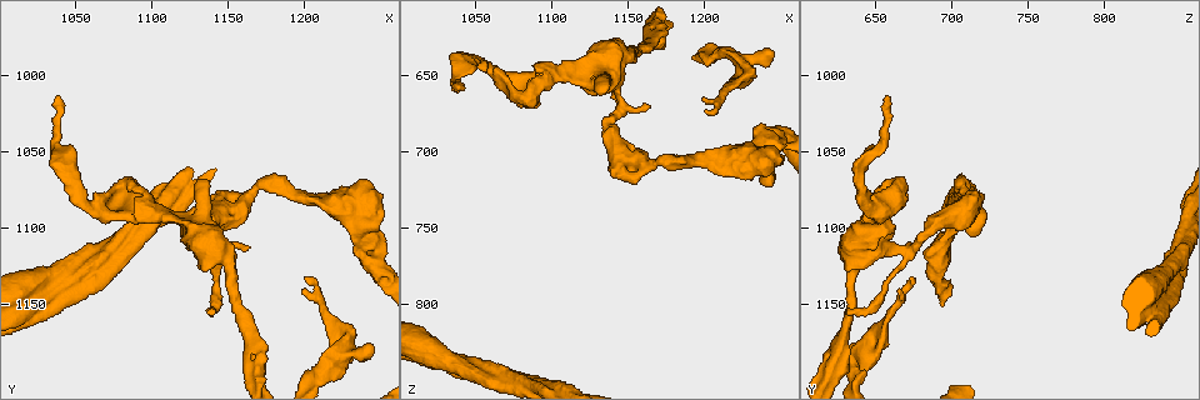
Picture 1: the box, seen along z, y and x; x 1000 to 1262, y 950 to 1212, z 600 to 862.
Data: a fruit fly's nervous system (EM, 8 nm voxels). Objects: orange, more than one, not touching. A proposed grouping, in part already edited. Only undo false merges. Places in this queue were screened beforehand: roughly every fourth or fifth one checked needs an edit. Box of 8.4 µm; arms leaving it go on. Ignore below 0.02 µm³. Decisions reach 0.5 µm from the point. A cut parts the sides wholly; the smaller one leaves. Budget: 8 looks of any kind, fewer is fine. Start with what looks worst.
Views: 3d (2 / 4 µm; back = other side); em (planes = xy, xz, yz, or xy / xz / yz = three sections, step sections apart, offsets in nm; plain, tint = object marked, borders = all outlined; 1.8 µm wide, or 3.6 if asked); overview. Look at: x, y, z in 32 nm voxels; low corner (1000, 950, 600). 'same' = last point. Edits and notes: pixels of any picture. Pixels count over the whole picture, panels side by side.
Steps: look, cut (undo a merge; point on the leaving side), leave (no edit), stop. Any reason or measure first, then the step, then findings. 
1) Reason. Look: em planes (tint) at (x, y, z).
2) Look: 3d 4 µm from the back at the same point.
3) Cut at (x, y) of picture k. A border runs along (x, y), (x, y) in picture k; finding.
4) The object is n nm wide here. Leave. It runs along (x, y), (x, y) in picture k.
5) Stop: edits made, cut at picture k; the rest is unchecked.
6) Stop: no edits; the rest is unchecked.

Abrupt turn. Look: 3d 2 µm at (1148, 1088, 704).

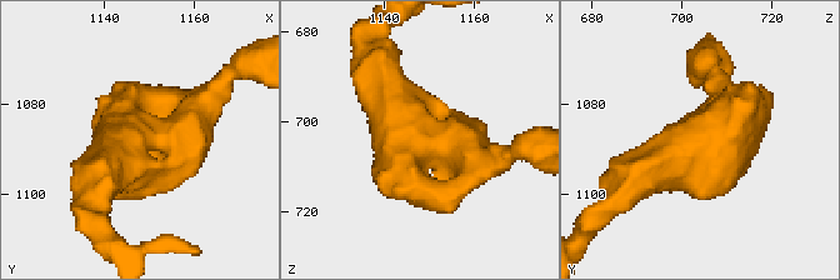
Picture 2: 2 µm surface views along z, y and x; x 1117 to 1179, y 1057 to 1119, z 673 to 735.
Look: em xy step 4 (tint) at (1147, 1088, 702).

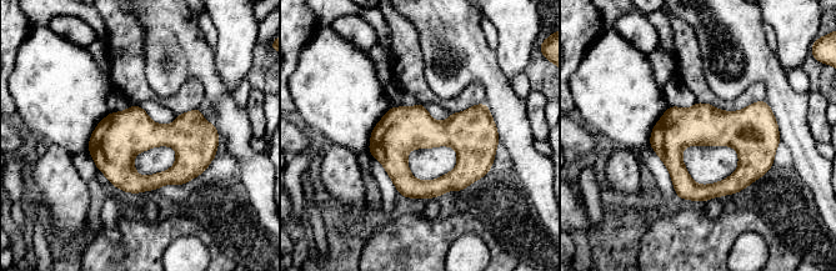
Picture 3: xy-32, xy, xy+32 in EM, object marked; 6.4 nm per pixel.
Another direction. Look: em planes (borders) at the same point.

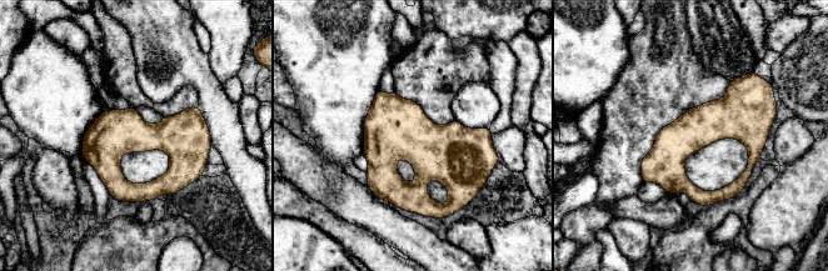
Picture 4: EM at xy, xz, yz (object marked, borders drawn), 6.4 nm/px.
The object is 260 nm wide here. Leave. It runs along (767, 125), (702, 125), (646, 179) in picture 4; all the same neuron.

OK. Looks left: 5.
Side arm on a straight run. Look: em planes (tint) at (1100, 1092, 648).

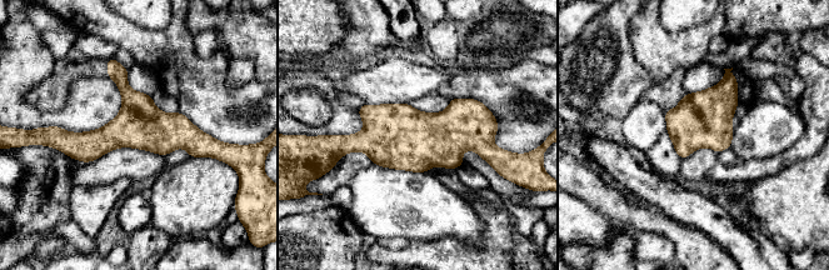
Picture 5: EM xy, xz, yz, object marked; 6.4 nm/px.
The object is 300 nm wide here. Leave. All the same neuron.

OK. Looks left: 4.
Calibre changes. Look: em 3.6 µm planes (tint) at (1230, 1092, 704).

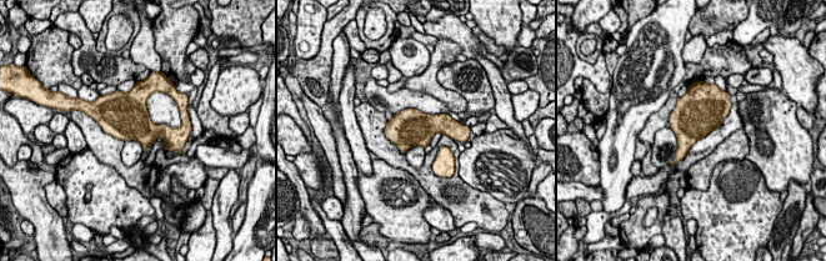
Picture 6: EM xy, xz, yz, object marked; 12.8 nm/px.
Leave. All the same neuron.

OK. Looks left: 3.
Stop: no edits; the rest is unchecked.

